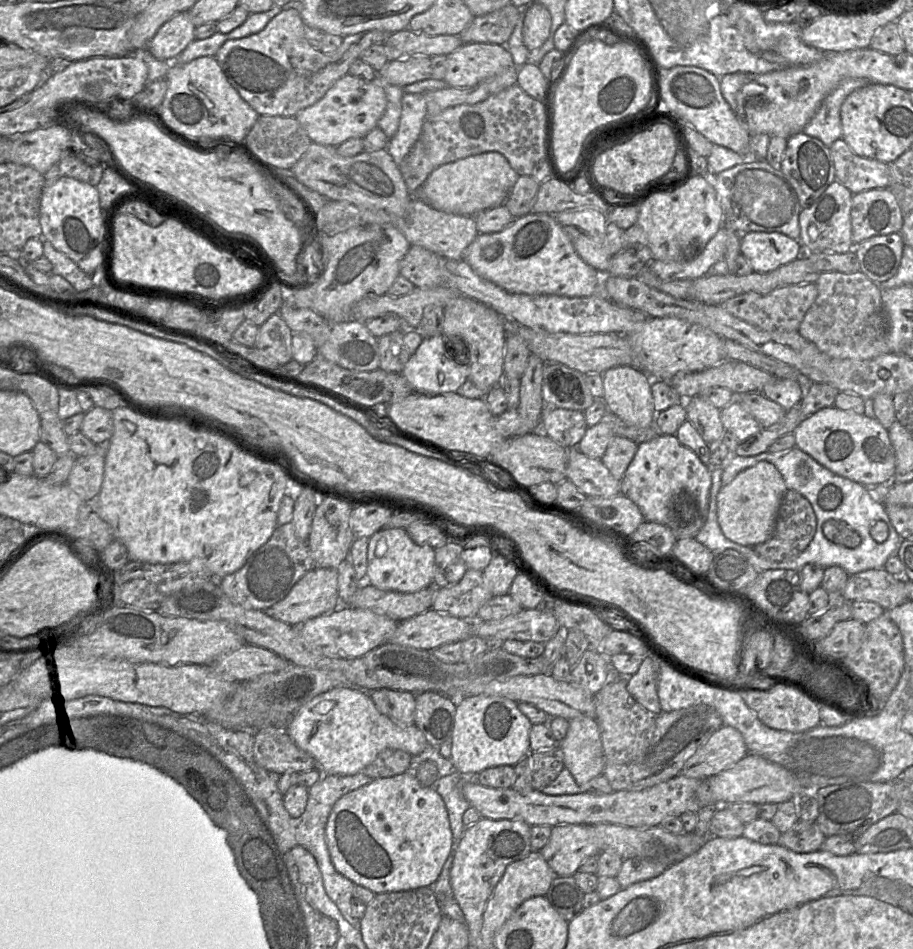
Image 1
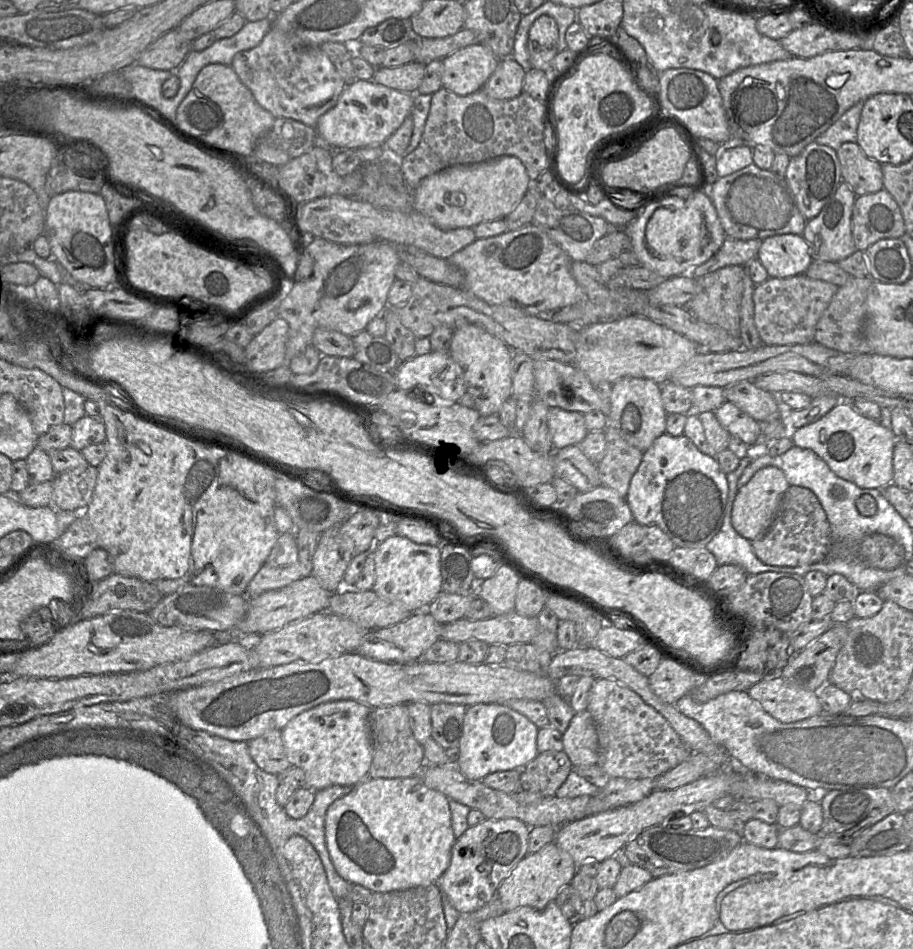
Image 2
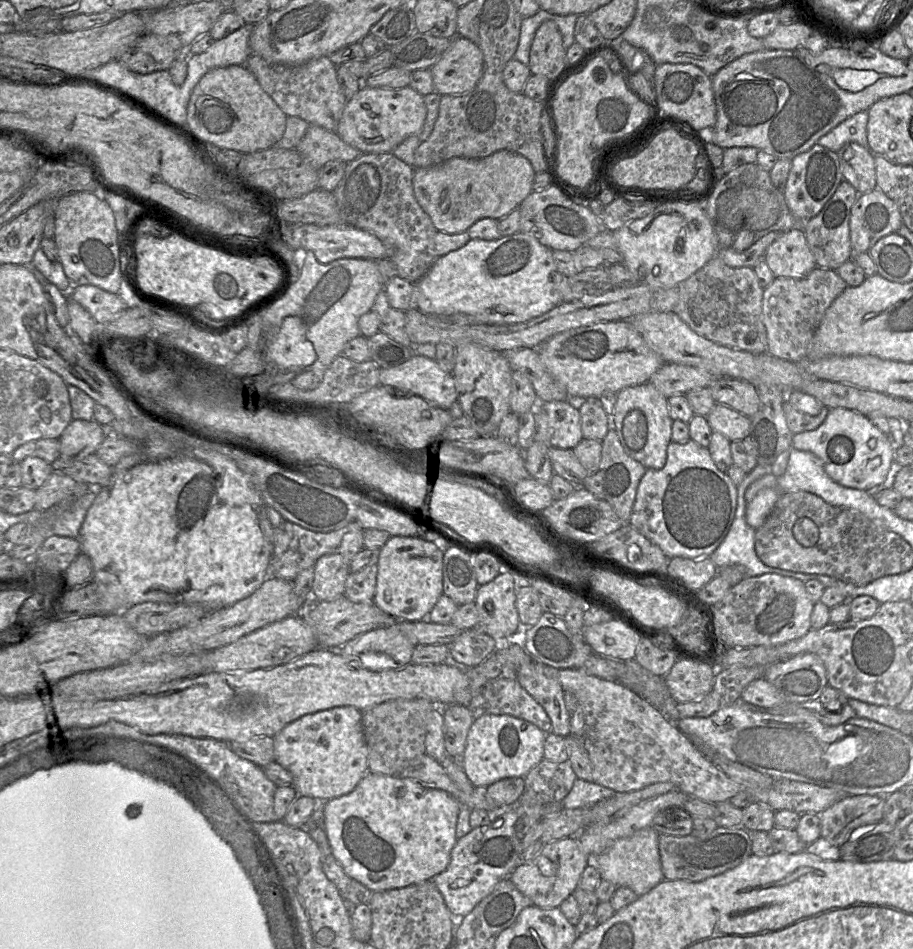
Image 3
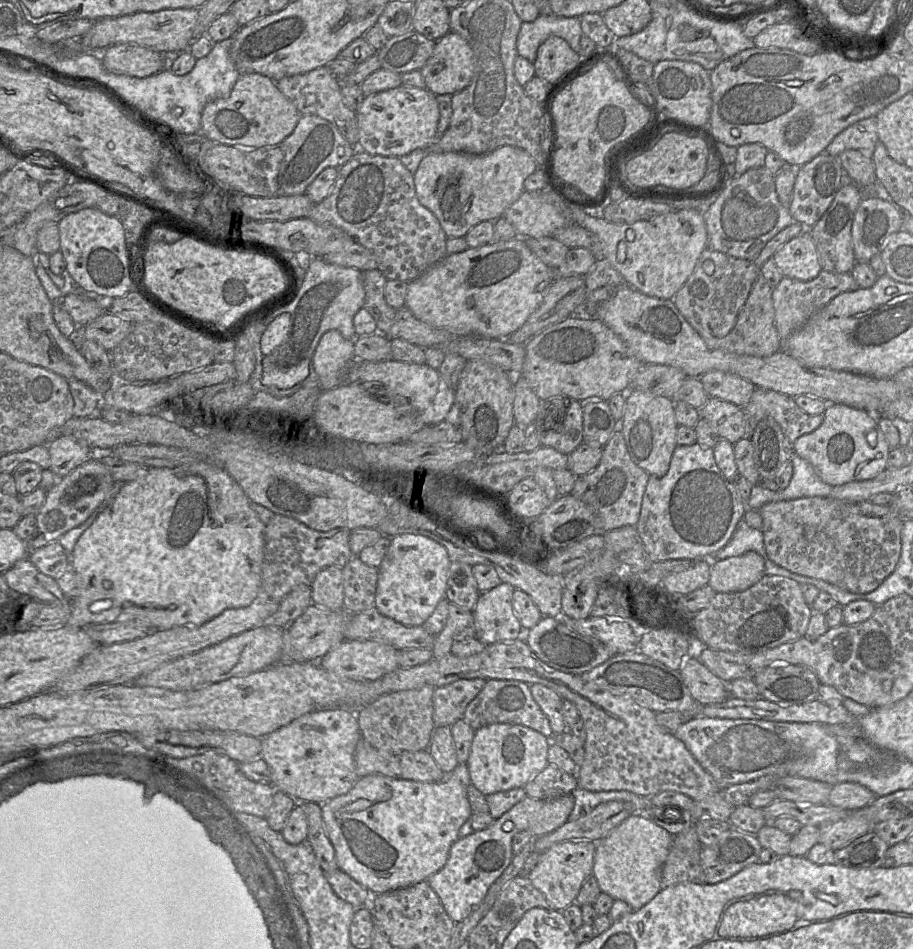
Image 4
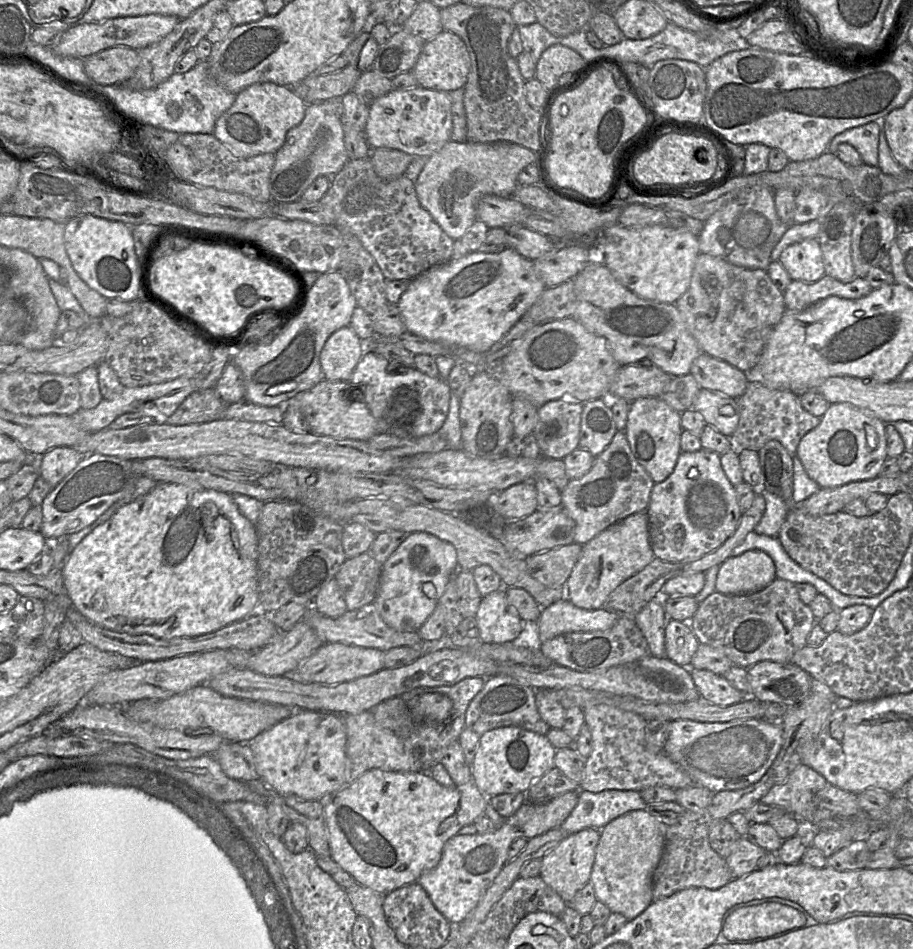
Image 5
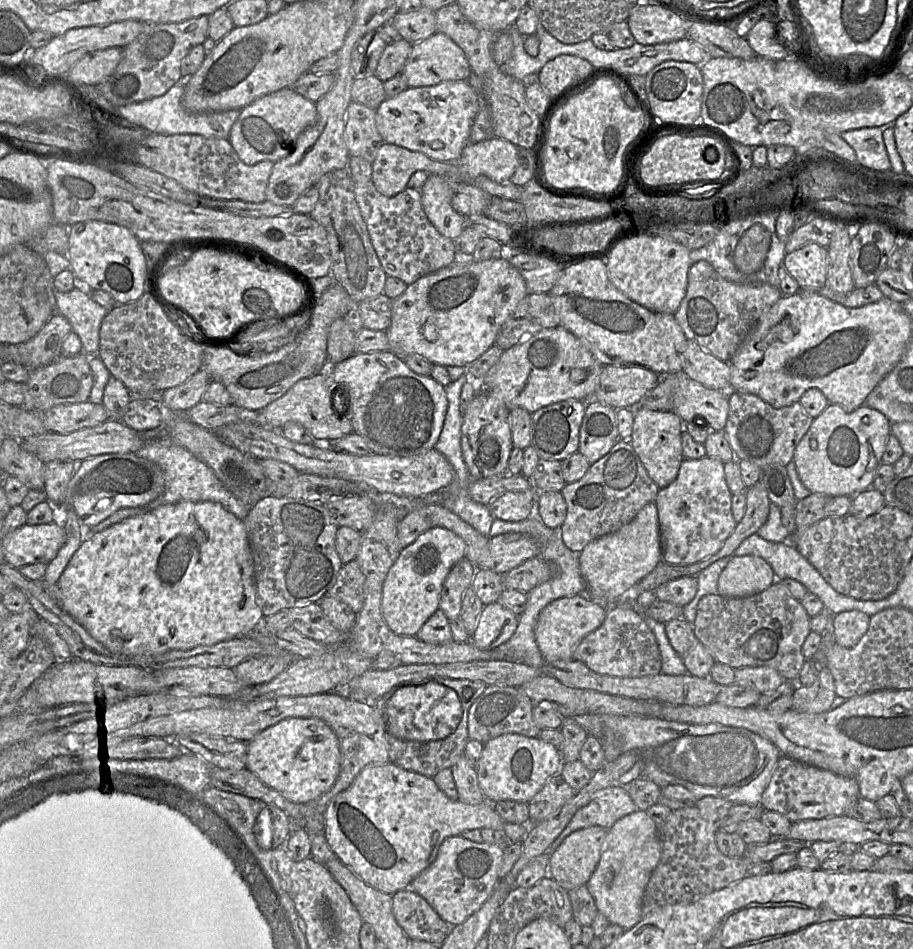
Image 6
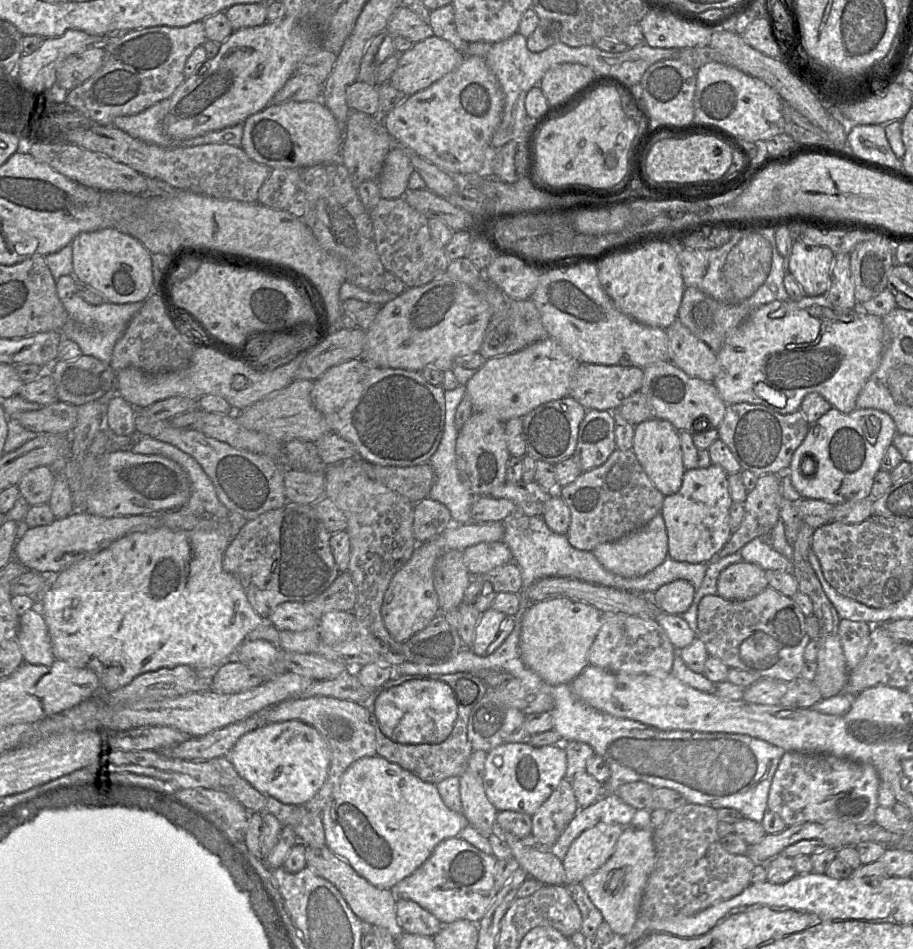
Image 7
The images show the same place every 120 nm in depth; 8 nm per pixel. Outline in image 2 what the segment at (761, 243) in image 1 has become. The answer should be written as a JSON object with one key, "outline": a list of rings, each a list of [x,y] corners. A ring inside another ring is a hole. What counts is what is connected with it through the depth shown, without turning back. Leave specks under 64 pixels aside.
{"outline":[[[777,234],[762,240],[757,259],[770,277],[786,278],[805,274],[813,261],[807,241],[801,234]]]}

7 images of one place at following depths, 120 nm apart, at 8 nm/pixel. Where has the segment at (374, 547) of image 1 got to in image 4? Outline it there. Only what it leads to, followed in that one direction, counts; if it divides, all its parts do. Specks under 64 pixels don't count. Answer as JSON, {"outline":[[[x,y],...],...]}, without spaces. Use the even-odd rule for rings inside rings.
{"outline":[[[401,534],[391,538],[389,549],[378,567],[376,609],[384,616],[406,626],[422,626],[445,598],[451,561],[444,546],[417,534]]]}

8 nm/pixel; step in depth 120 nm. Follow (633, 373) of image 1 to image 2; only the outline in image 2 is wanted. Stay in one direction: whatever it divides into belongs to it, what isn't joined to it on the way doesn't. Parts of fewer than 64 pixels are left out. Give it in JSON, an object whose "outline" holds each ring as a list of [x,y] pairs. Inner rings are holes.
{"outline":[[[623,377],[612,383],[609,426],[631,446],[646,451],[653,442],[666,433],[667,412],[661,397],[661,385],[646,378]]]}

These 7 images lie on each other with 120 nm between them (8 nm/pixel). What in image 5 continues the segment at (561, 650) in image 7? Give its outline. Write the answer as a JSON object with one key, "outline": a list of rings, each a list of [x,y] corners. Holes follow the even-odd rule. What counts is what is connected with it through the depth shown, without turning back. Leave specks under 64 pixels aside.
{"outline":[[[563,598],[552,603],[546,608],[542,608],[541,614],[537,620],[538,634],[541,642],[552,639],[558,635],[569,632],[593,632],[610,629],[618,619],[616,612],[605,607],[594,610],[587,610],[575,606],[567,598]]]}

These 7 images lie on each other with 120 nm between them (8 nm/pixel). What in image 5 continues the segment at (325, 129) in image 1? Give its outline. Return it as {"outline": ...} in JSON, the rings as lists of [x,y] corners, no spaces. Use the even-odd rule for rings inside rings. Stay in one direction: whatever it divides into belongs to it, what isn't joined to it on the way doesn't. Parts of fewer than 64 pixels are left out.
{"outline":[[[417,85],[409,89],[391,90],[376,99],[369,106],[364,135],[372,149],[396,149],[428,158],[450,140],[452,130],[452,101],[449,92]]]}

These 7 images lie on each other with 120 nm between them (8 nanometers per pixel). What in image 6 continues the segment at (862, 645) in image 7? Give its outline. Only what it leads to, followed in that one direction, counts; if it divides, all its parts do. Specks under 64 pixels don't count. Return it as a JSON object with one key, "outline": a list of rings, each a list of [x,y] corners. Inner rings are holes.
{"outline":[[[858,610],[845,611],[833,616],[834,637],[845,648],[855,646],[868,630],[870,616]]]}

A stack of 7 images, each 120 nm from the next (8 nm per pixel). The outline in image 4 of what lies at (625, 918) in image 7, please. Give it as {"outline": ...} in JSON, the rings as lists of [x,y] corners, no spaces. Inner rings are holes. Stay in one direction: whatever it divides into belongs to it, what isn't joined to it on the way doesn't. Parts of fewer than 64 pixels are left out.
{"outline":[[[635,813],[596,843],[593,875],[602,892],[614,900],[627,902],[638,910],[662,889],[661,872],[669,854],[672,834],[645,813]]]}

